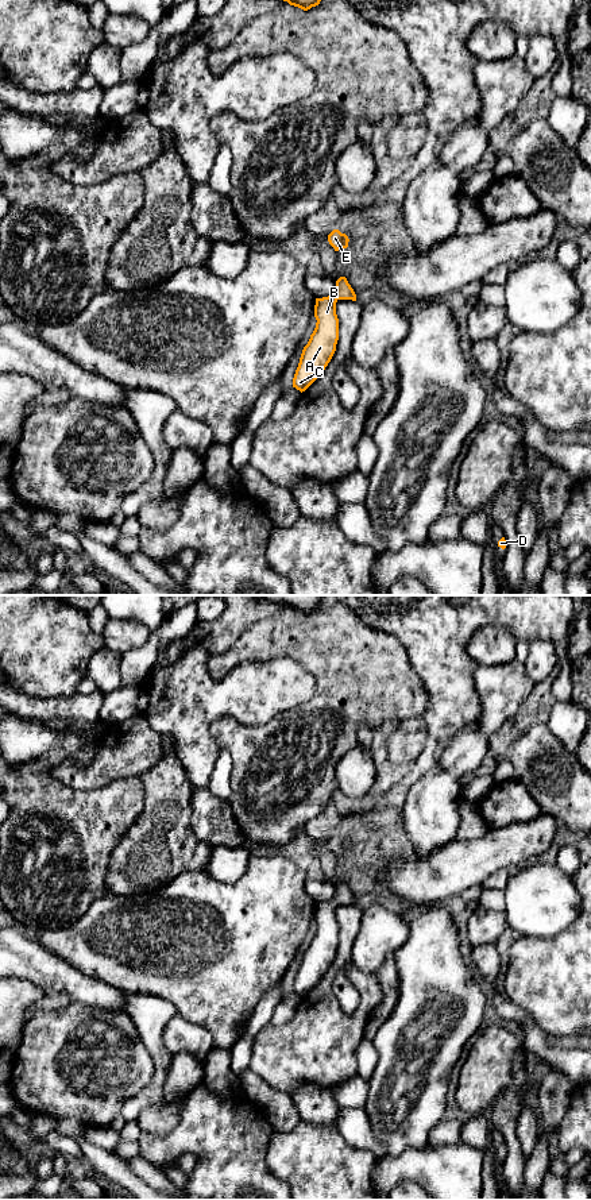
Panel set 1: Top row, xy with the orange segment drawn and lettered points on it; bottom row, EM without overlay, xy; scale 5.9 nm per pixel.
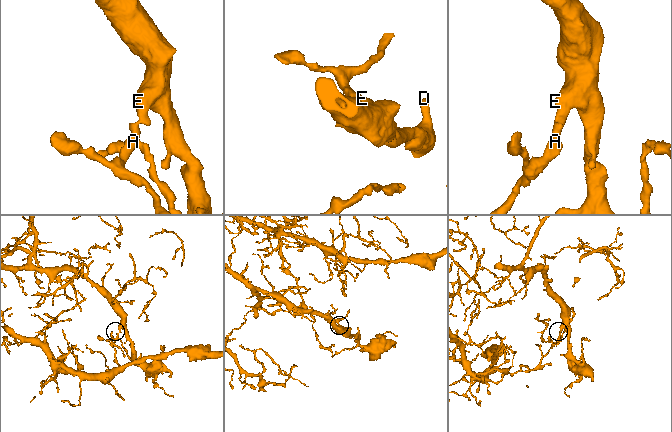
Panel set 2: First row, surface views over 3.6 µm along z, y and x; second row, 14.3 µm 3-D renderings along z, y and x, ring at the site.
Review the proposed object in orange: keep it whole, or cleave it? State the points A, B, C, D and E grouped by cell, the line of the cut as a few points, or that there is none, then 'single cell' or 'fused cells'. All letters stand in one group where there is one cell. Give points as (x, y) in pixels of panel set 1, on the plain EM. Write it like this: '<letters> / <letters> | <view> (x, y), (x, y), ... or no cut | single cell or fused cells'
A B C D E | no cut | single cell

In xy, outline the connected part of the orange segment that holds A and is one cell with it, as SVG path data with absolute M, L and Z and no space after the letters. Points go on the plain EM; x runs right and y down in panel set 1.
M345 881L336 885L332 900L316 903L316 933L304 952L298 972L293 983L293 992L305 996L325 975L331 966L339 945L339 923L336 907L339 904L356 906L356 899Z

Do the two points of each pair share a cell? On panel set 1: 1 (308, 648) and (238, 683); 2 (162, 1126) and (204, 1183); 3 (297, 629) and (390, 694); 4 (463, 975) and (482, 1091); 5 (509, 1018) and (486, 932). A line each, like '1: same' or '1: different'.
1: different
2: different
3: same
4: different
5: different

